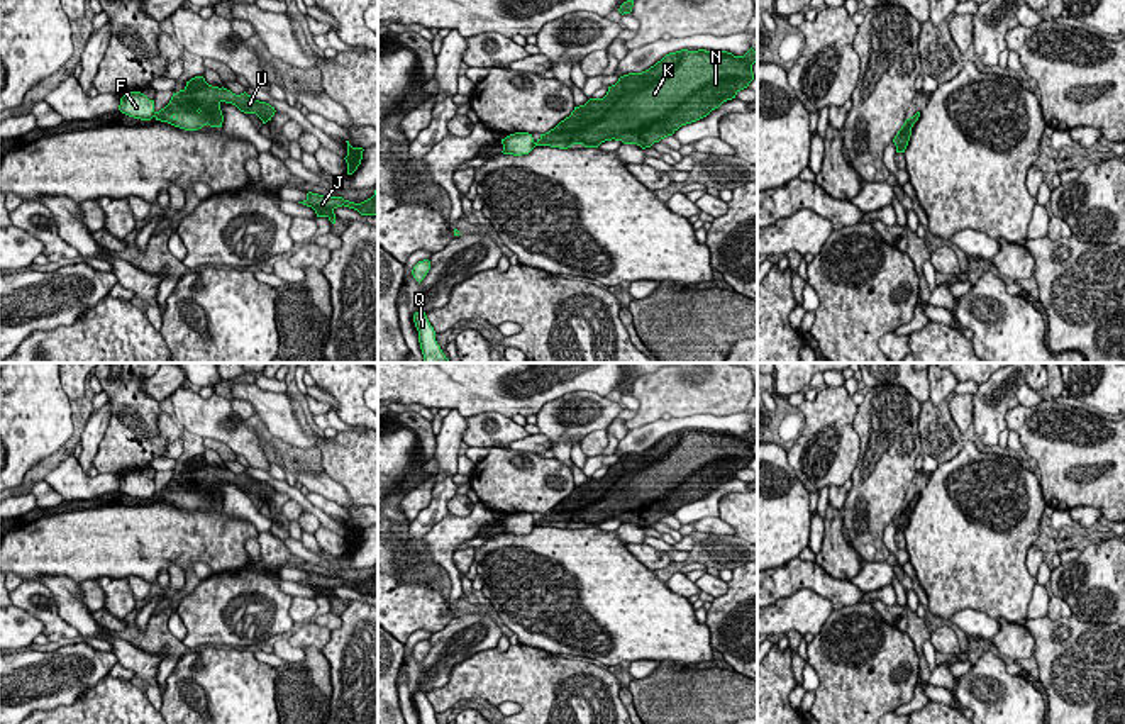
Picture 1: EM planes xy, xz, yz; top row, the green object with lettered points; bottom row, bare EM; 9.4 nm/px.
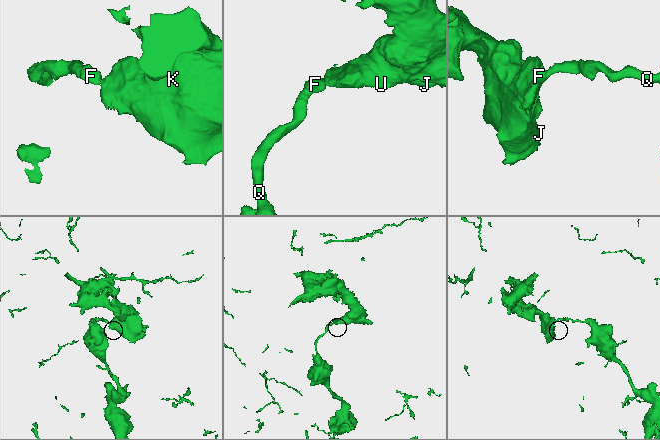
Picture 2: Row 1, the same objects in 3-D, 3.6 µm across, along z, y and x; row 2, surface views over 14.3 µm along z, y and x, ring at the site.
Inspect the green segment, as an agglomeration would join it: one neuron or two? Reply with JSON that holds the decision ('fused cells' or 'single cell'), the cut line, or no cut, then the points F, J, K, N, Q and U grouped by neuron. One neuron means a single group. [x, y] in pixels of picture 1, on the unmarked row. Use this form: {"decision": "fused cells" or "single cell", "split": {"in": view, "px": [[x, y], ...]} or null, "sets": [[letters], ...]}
{"decision": "fused cells", "split": {"in": "xy", "px": [[156, 492], [153, 495]]}, "sets": [["F", "Q"], ["J", "K", "N", "U"]]}

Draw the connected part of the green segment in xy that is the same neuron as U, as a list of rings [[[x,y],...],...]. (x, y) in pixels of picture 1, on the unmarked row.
[[[203,456],[186,461],[186,466],[173,473],[169,483],[154,493],[156,500],[168,502],[185,510],[198,510],[203,505],[222,507],[220,483],[232,483],[244,493],[256,493],[263,504],[271,500],[274,487],[247,475],[232,473],[227,468],[212,466]]]

